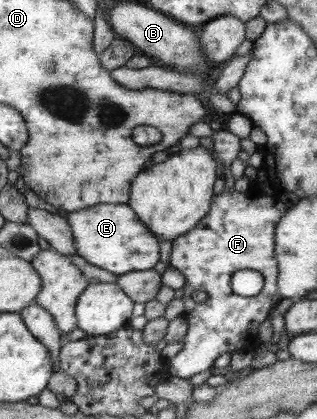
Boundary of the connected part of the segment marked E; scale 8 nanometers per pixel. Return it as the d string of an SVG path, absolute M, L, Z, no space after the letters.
M103 203L77 212L69 212L66 219L74 234L75 254L105 271L122 276L132 271L154 269L159 261L158 236L139 220L137 213L129 205Z

